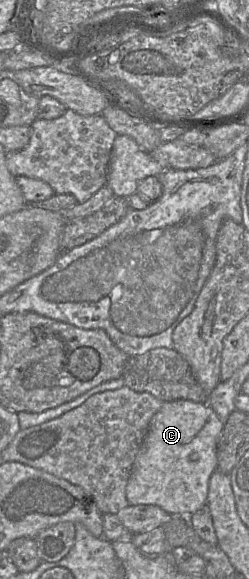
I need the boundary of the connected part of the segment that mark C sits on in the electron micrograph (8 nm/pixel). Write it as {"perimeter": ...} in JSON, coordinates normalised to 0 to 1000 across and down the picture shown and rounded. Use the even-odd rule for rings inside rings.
{"perimeter":[[[743,689],[655,694],[610,720],[542,789],[506,839],[518,872],[627,872],[691,891],[763,891],[831,869],[839,827],[871,812],[871,774],[896,731],[827,696]]]}

